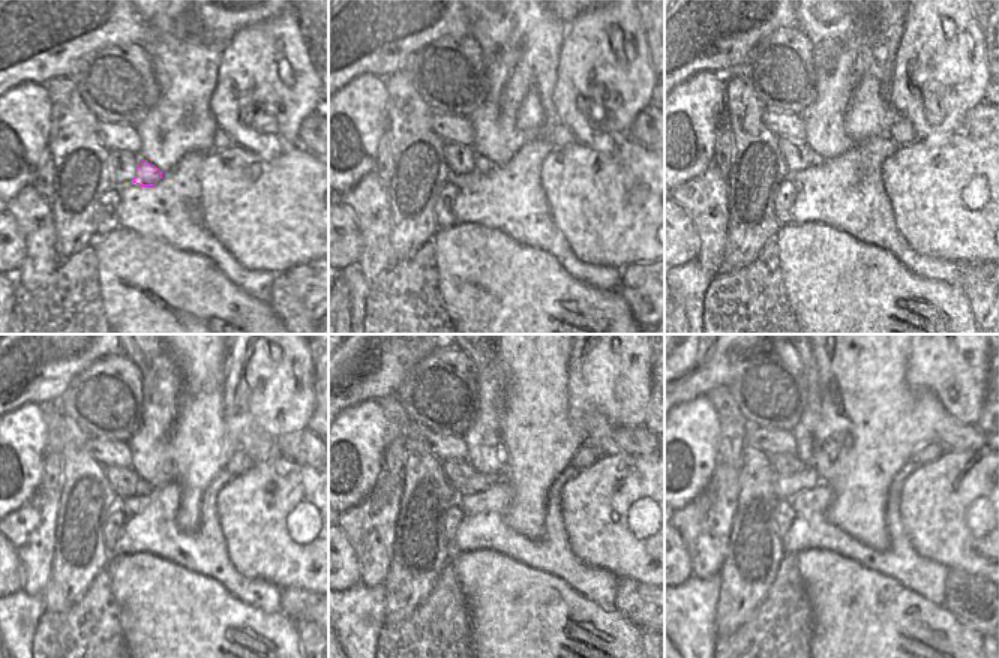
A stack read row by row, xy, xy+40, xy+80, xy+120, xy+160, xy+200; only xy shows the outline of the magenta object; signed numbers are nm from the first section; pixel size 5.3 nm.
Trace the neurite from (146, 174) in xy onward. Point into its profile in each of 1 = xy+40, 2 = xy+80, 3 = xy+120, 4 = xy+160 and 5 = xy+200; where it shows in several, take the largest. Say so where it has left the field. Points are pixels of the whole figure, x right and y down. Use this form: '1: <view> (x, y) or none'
1: xy+40 (482, 165)
2: xy+80 (815, 159)
3: xy+120 (143, 487)
4: xy+160 (477, 483)
5: xy+200 (785, 487)

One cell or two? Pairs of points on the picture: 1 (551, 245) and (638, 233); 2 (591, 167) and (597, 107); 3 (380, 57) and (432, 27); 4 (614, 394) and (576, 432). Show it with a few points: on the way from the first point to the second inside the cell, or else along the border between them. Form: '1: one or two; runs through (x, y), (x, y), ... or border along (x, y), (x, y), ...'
1: two; border along (549, 210), (569, 248), (584, 263), (593, 264)
2: two; border along (624, 134), (612, 134), (609, 152), (576, 143)
3: one; runs through (393, 44), (402, 35), (419, 33)
4: two; border along (566, 394), (572, 418), (602, 414), (629, 427)

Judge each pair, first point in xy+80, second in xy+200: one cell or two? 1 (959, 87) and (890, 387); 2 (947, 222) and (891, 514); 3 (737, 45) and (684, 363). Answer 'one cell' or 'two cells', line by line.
1: two cells
2: two cells
3: one cell

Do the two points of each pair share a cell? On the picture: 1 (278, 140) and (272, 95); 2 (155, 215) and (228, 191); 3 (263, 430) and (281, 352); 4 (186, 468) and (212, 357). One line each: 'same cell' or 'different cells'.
1: same cell
2: different cells
3: same cell
4: same cell

